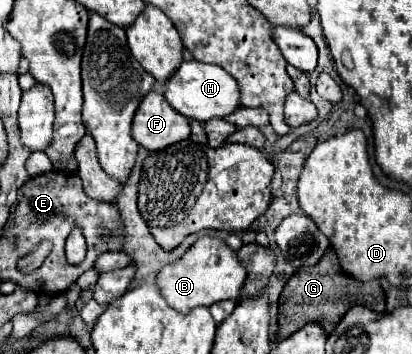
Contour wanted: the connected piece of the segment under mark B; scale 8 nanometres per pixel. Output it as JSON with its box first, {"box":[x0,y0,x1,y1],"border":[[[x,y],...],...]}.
{"box":[155,236,247,314],"border":[[[203,236],[179,258],[179,262],[167,264],[163,270],[159,270],[155,284],[171,308],[181,314],[189,314],[197,306],[211,306],[219,300],[235,300],[245,278],[247,272],[235,258],[235,252],[223,240]]]}

